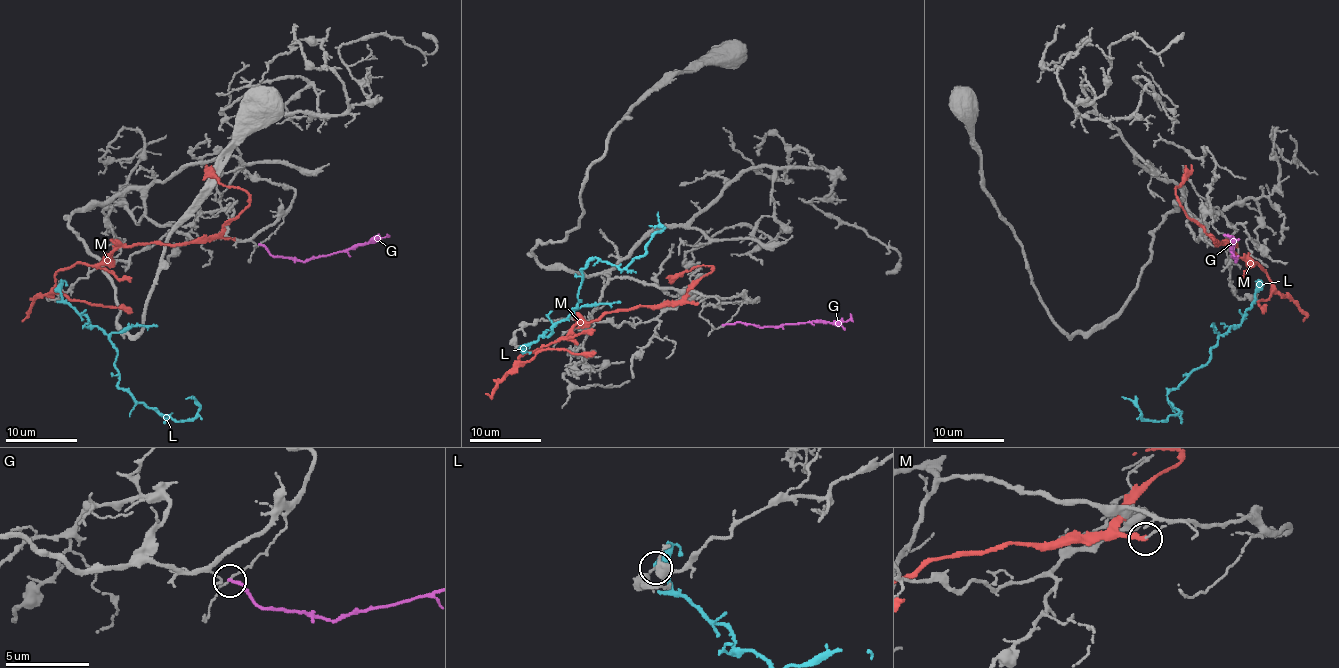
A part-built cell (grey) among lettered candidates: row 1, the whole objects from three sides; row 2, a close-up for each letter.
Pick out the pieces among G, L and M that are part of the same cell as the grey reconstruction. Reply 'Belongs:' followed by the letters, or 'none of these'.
Belongs: none of these

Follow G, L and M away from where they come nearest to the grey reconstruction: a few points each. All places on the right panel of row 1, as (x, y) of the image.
G: (1234, 245), (1232, 256), (1236, 261), (1230, 250), (1232, 241), (1223, 234)
L: (1257, 291), (1243, 320), (1220, 336), (1211, 359), (1168, 393), (1175, 414), (1145, 421), (1122, 396)
M: (1213, 240), (1216, 245), (1230, 247), (1268, 277), (1271, 295), (1259, 300), (1263, 313)

